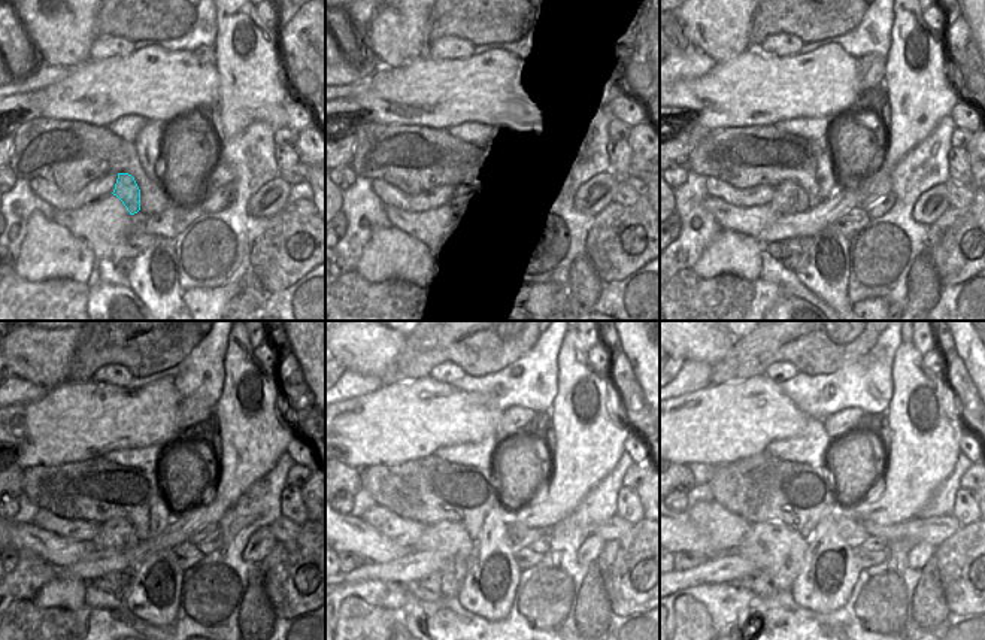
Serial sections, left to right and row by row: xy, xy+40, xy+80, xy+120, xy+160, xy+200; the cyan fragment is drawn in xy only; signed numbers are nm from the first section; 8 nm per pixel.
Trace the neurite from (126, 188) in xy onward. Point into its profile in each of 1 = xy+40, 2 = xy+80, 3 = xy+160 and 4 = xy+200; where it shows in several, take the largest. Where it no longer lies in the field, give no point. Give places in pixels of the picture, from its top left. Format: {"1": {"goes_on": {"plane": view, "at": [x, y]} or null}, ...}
{"1": {"goes_on": {"plane": "xy+40", "at": [461, 202]}}, "2": {"goes_on": {"plane": "xy+80", "at": [788, 199]}}, "3": {"goes_on": {"plane": "xy+160", "at": [448, 539]}}, "4": {"goes_on": {"plane": "xy+200", "at": [773, 546]}}}

